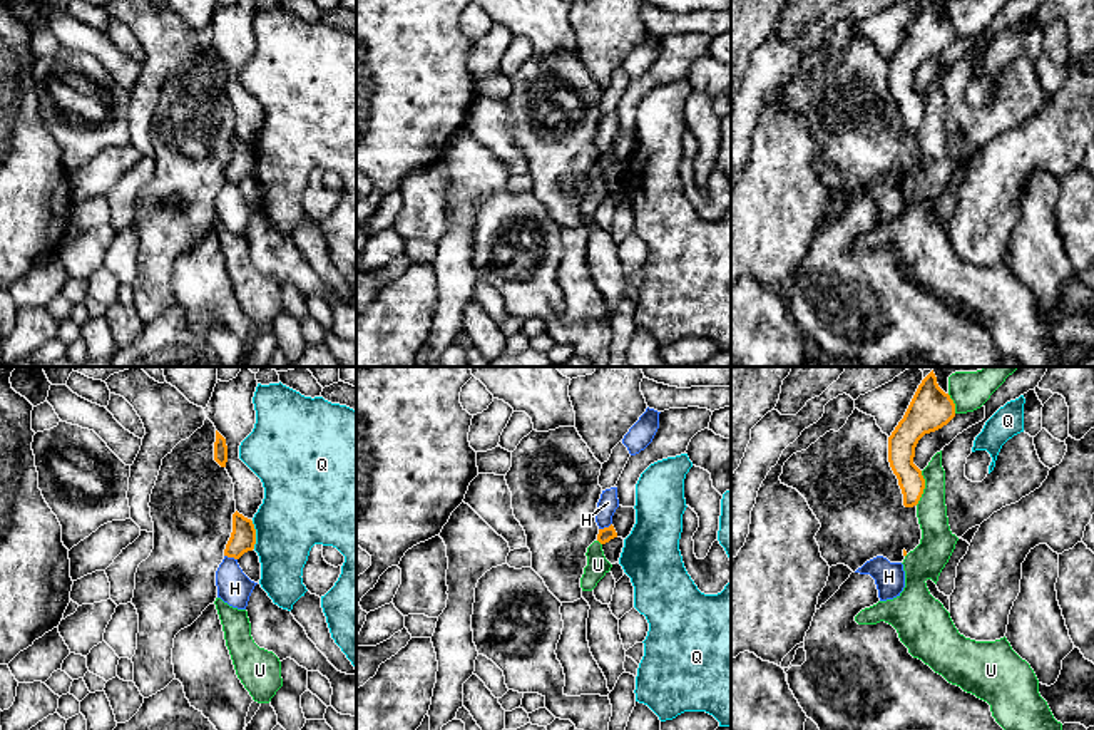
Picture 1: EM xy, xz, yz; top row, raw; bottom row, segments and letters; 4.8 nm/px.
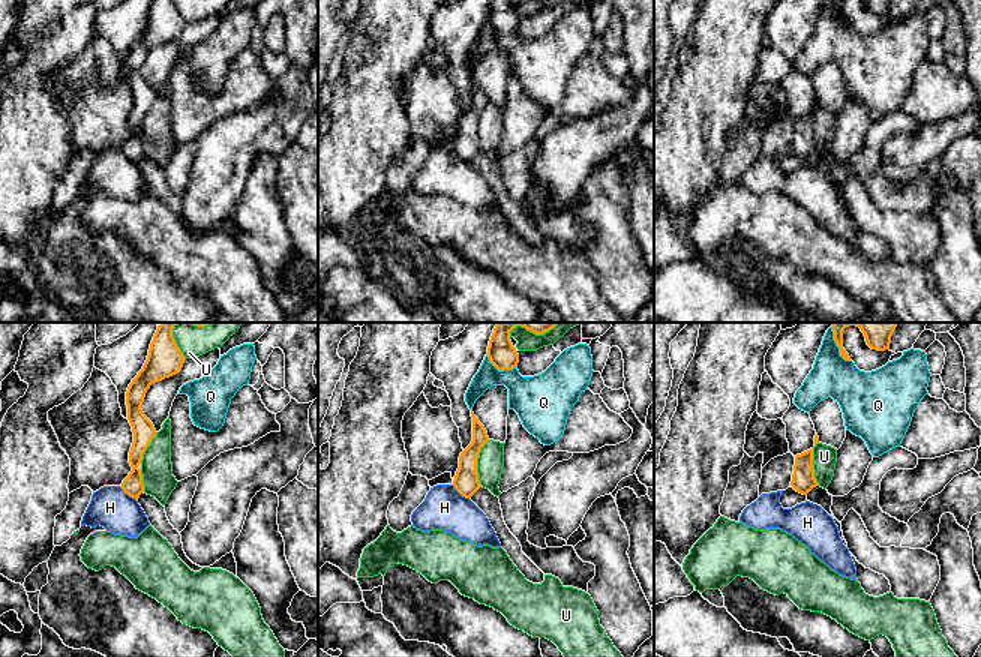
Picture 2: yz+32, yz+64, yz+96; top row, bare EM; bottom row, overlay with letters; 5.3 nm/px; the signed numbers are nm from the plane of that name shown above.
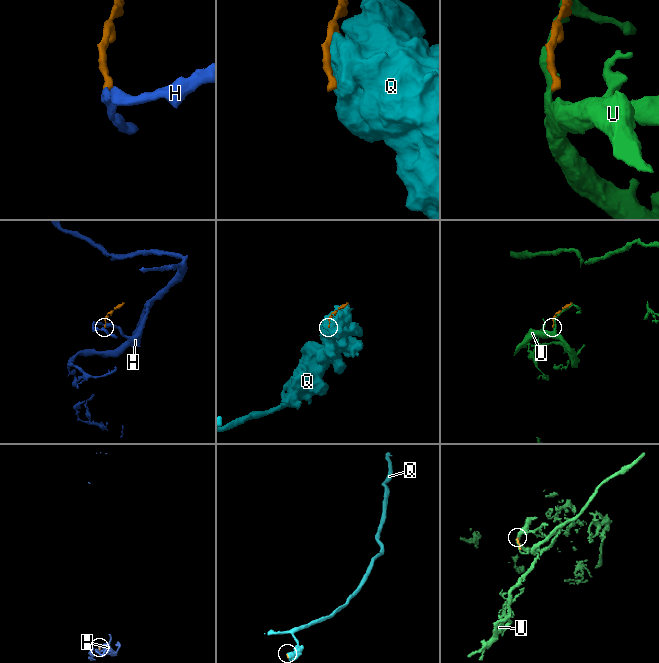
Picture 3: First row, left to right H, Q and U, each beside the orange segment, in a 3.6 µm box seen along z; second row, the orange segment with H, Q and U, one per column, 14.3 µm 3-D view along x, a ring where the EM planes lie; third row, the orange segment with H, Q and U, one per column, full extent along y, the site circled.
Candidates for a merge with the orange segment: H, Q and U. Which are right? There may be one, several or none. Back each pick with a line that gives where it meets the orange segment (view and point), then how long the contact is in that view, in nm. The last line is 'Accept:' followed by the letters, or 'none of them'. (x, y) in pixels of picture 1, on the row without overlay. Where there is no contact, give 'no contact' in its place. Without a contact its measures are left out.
Accept: none of them

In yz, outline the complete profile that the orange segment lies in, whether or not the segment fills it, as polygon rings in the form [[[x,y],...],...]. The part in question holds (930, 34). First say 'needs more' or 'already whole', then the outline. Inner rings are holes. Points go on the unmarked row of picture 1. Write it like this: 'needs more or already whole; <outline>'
already whole; [[[927,0],[888,62],[888,87],[898,104],[905,132],[917,131],[925,114],[922,95],[913,89],[918,65],[942,54],[953,42],[953,25],[938,12],[935,0]]]

